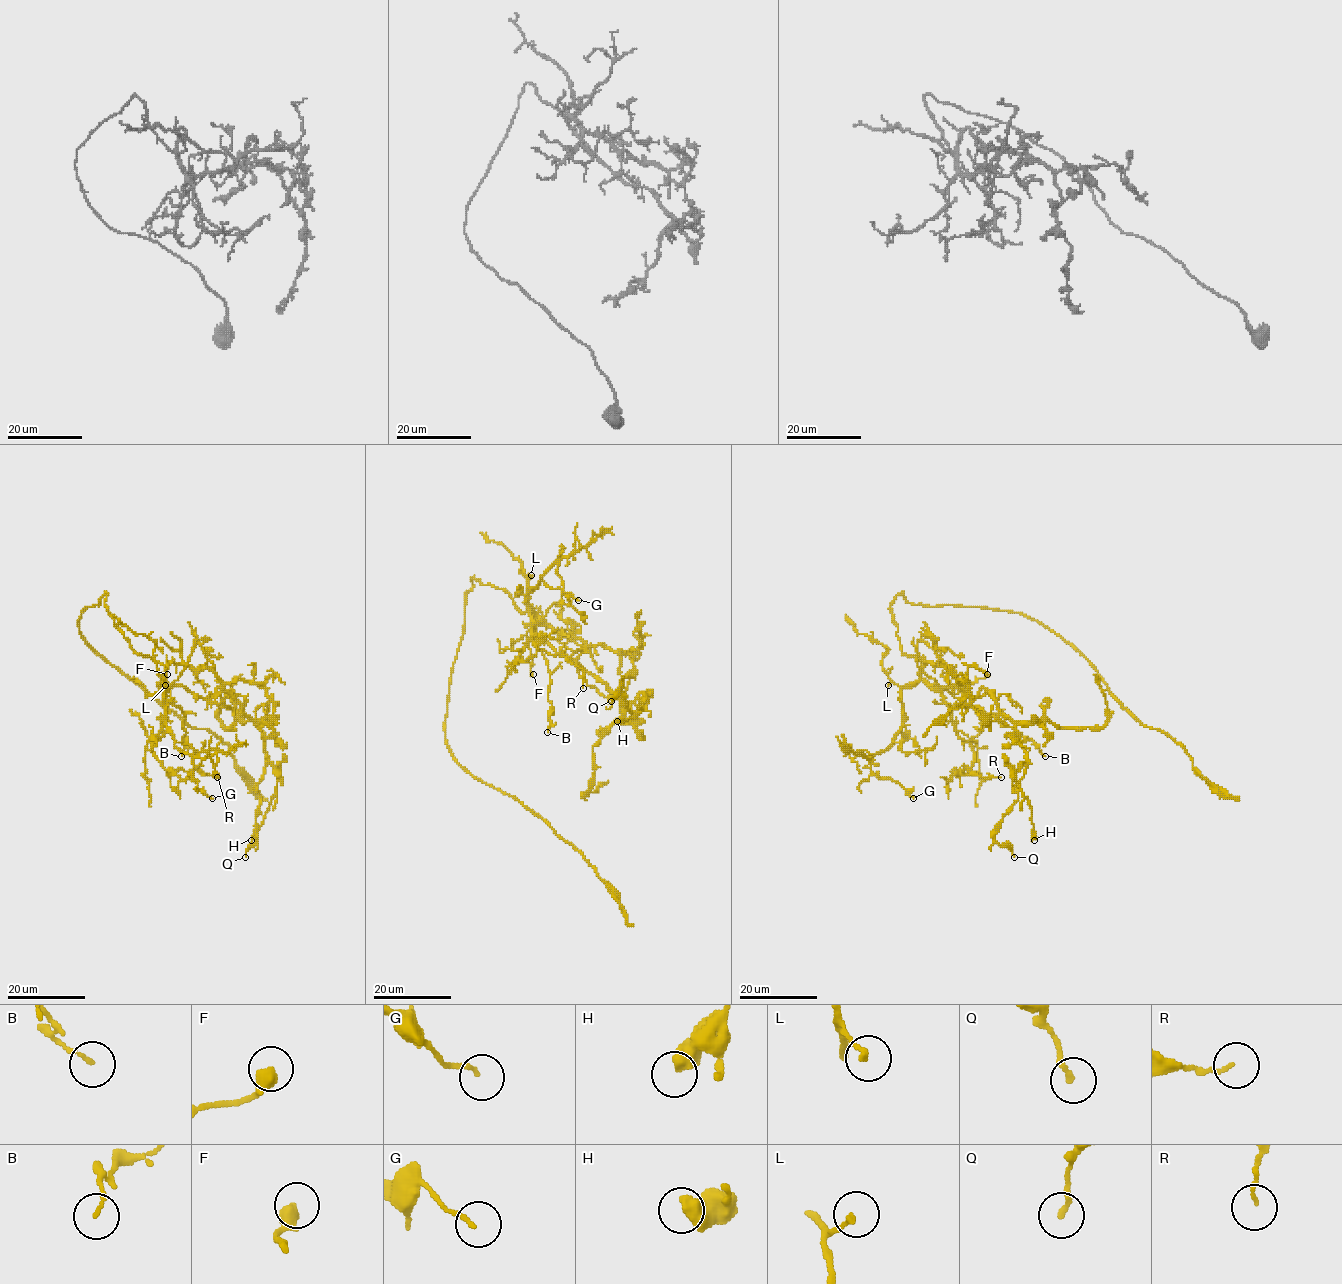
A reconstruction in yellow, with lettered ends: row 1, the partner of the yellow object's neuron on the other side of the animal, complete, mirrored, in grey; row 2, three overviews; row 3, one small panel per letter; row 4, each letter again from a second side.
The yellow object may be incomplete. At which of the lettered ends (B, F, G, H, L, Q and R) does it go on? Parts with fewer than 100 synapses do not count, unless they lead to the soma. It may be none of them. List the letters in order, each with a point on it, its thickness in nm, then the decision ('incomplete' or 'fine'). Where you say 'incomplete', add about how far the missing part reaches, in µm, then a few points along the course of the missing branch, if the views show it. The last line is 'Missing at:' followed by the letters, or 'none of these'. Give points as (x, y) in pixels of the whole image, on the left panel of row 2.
B: at (181, 756); 130 nm thick; fine
F: at (167, 674); 440 nm thick; fine
G: at (212, 798); 110 nm thick; fine
H: at (251, 840); 550 nm thick; fine
L: at (165, 685); 170 nm thick; fine
Q: at (245, 857); 190 nm thick; fine
R: at (217, 777); 100 nm thick; fine
Missing at: none of these

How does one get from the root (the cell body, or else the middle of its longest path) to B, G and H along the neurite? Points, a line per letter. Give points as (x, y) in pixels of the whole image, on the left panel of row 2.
B: (100, 603), (107, 594), (106, 610), (130, 647), (166, 667), (166, 703), (177, 706), (184, 715), (181, 756)
G: (100, 603), (107, 594), (106, 610), (130, 647), (166, 667), (166, 727), (193, 758), (191, 778), (212, 798)
H: (100, 603), (166, 667), (167, 689), (221, 687), (261, 731), (278, 781), (251, 840)

